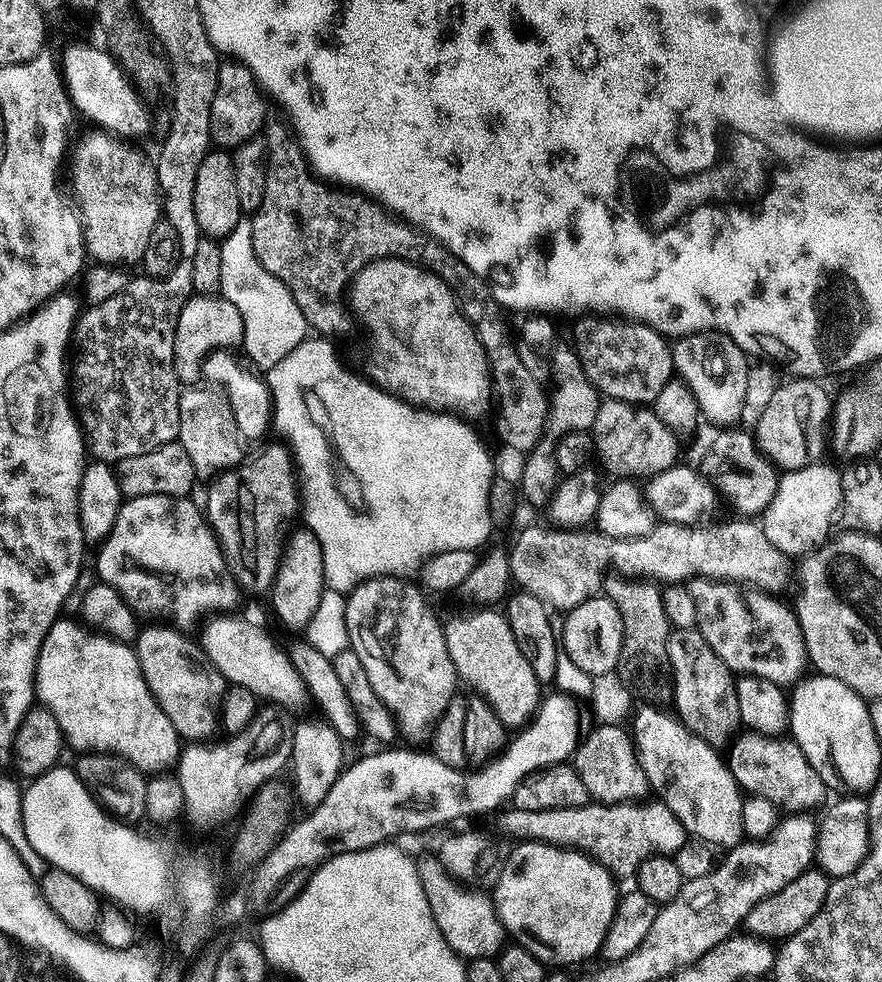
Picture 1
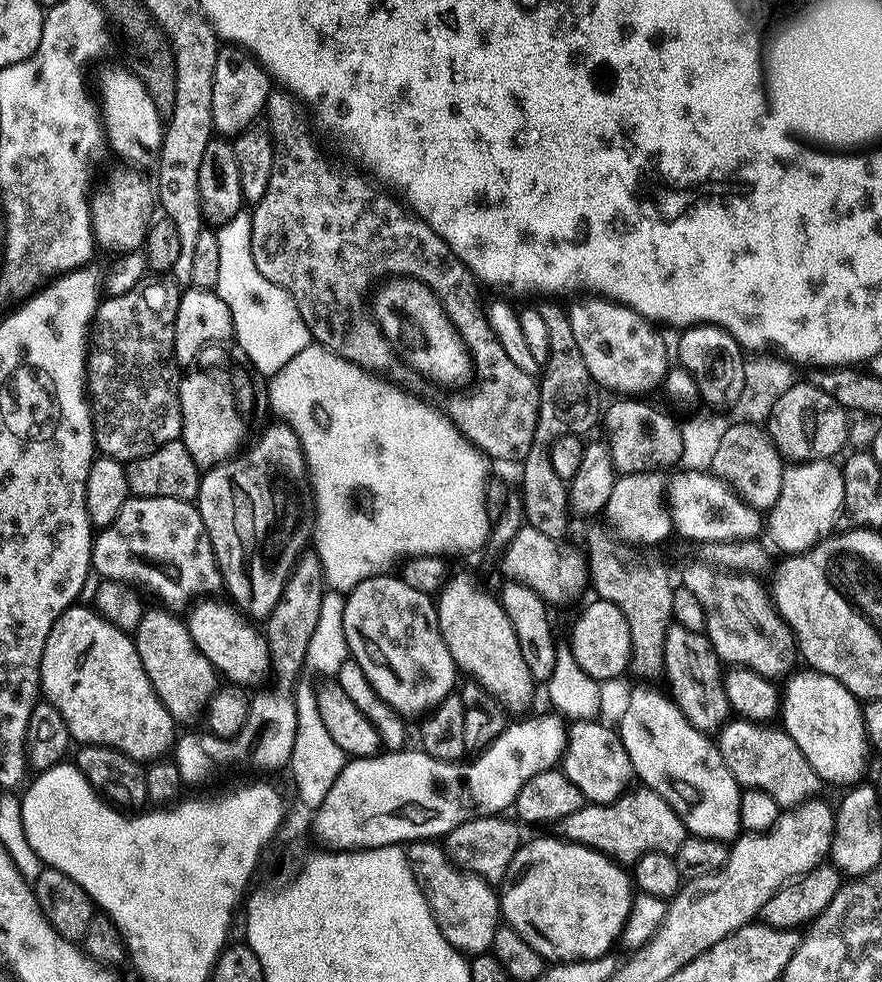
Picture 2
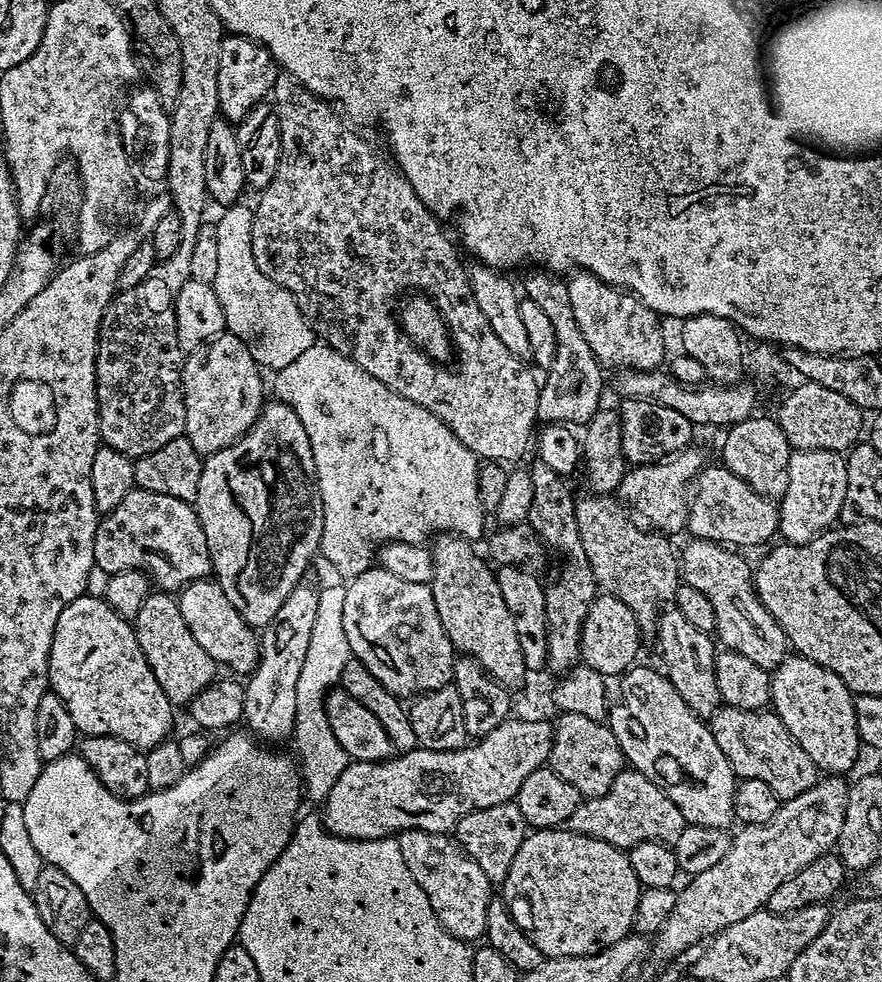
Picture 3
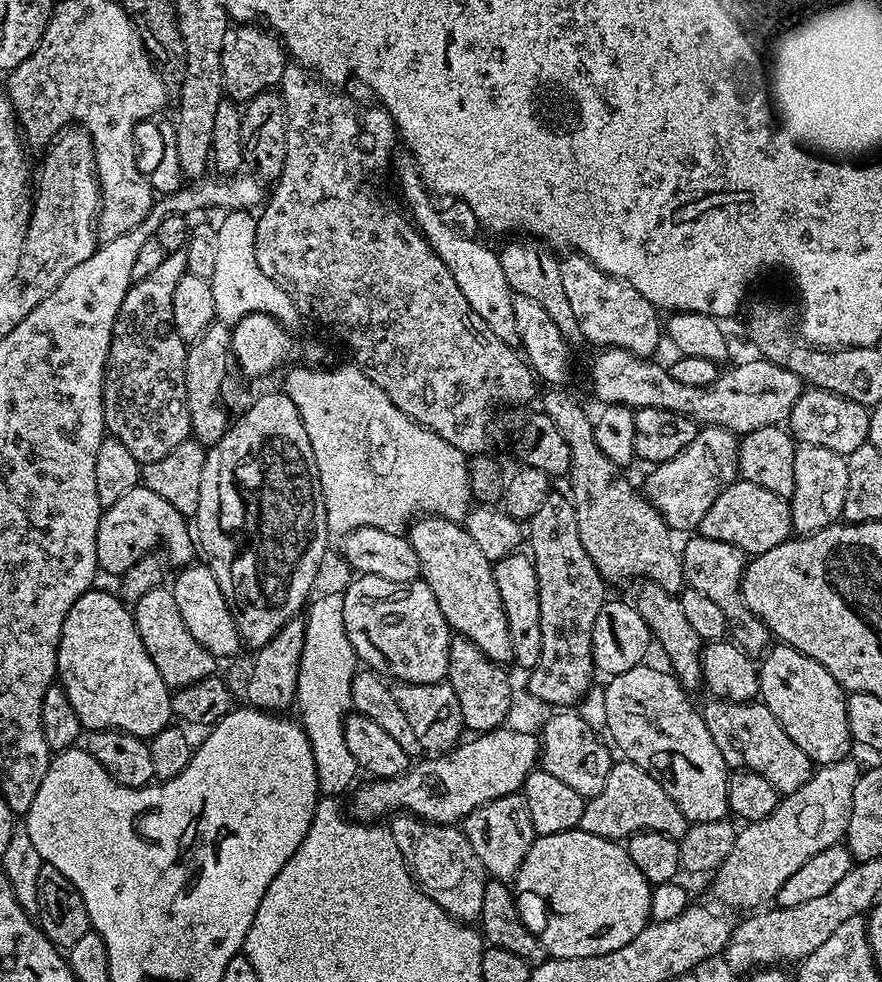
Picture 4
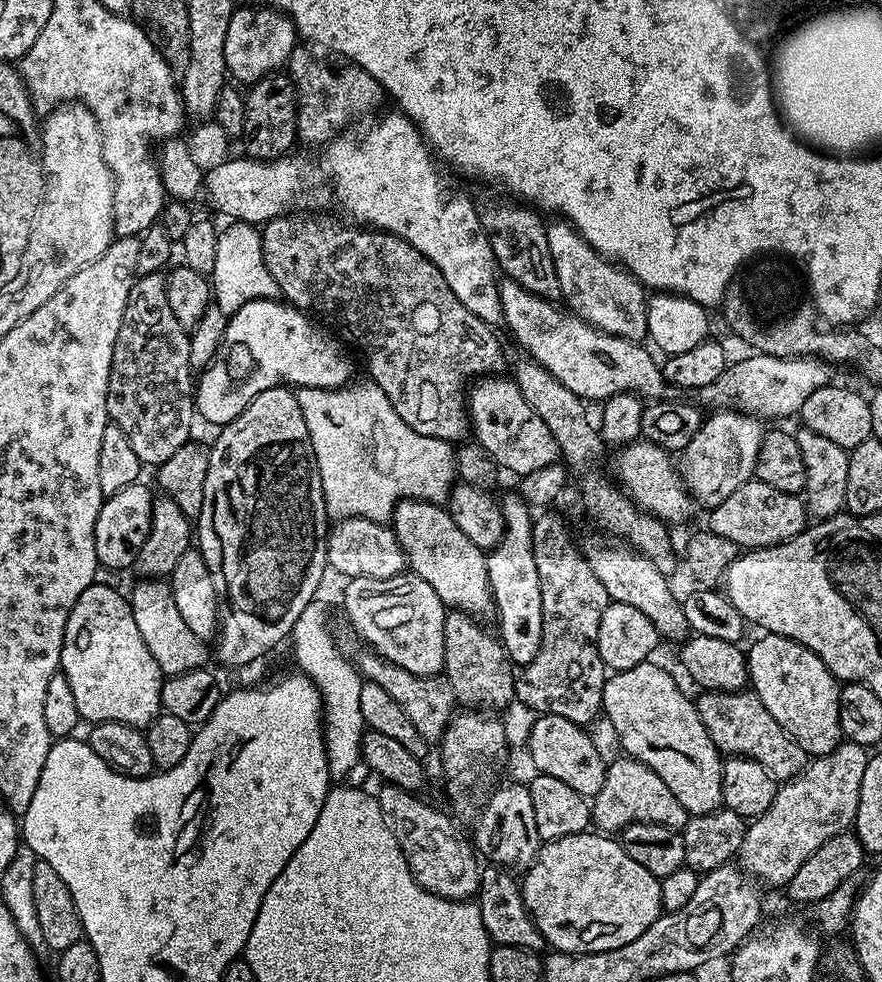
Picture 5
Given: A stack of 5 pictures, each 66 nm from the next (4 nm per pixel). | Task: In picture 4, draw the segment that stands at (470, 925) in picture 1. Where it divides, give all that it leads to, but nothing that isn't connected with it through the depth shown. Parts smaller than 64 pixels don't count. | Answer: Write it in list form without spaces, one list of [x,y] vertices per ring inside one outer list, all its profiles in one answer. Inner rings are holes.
[[[396,814],[391,817],[391,820],[392,837],[416,887],[426,893],[435,904],[442,906],[442,910],[452,919],[461,922],[479,921],[482,910],[482,894],[486,894],[489,877],[485,873],[482,862],[478,862],[478,854],[474,854],[474,846],[470,846],[463,831],[450,824],[433,824],[431,820],[421,820],[420,817],[411,814]]]

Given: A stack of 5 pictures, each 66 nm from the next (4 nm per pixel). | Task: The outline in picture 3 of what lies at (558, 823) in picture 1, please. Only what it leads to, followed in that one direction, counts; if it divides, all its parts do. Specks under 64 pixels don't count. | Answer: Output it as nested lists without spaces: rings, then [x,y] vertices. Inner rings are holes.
[[[625,770],[616,776],[614,783],[606,794],[585,799],[574,810],[574,814],[568,819],[567,827],[571,831],[598,838],[610,846],[621,850],[630,850],[636,844],[642,842],[658,842],[674,846],[686,827],[686,821],[682,810],[666,798],[666,794],[650,778],[635,770]]]

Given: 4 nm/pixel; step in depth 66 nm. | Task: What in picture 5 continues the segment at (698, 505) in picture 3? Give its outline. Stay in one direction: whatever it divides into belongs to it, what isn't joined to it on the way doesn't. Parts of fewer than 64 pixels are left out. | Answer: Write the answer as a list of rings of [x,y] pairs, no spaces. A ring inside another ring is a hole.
[[[755,478],[738,486],[738,490],[730,494],[730,498],[711,509],[707,516],[707,531],[722,534],[722,538],[730,538],[730,542],[737,544],[742,550],[769,548],[786,542],[803,532],[810,520],[808,509],[797,493],[774,490],[774,486],[766,486],[766,482]]]

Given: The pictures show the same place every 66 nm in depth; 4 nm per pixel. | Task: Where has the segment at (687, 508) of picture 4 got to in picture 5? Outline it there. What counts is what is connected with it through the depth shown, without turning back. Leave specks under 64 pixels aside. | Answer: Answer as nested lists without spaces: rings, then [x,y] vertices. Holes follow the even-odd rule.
[[[716,410],[703,417],[698,434],[683,449],[684,461],[678,464],[682,483],[697,505],[700,503],[704,510],[717,508],[738,486],[753,479],[765,431],[765,425],[746,412]]]

